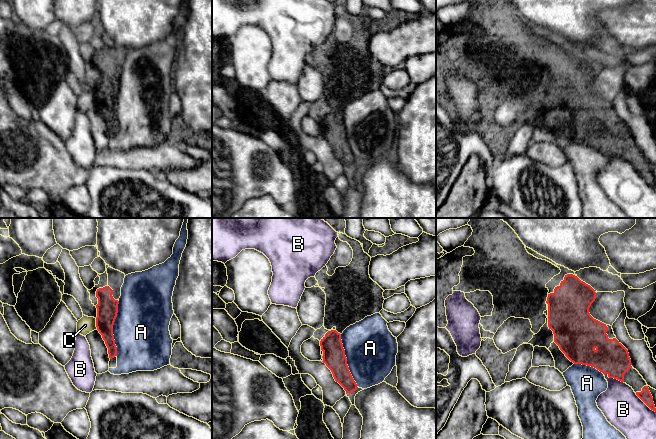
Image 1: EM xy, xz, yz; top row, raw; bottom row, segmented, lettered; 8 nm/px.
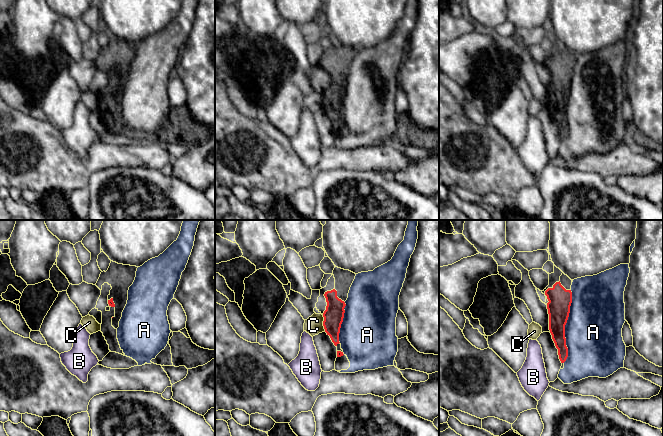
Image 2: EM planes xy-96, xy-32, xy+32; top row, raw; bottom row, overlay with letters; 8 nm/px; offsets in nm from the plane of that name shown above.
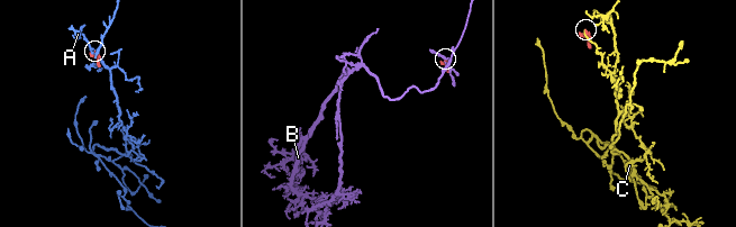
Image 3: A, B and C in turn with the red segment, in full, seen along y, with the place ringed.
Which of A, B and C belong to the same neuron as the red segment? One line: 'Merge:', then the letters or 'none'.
Merge: none

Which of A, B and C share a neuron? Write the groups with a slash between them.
A / B / C

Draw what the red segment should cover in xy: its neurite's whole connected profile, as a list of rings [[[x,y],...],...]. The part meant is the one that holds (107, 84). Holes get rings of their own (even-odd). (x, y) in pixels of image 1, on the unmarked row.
[[[111,43],[107,44],[107,50],[108,61],[96,67],[98,74],[96,103],[108,124],[109,134],[112,135],[117,132],[113,101],[118,89],[118,76],[121,72],[125,50]]]

